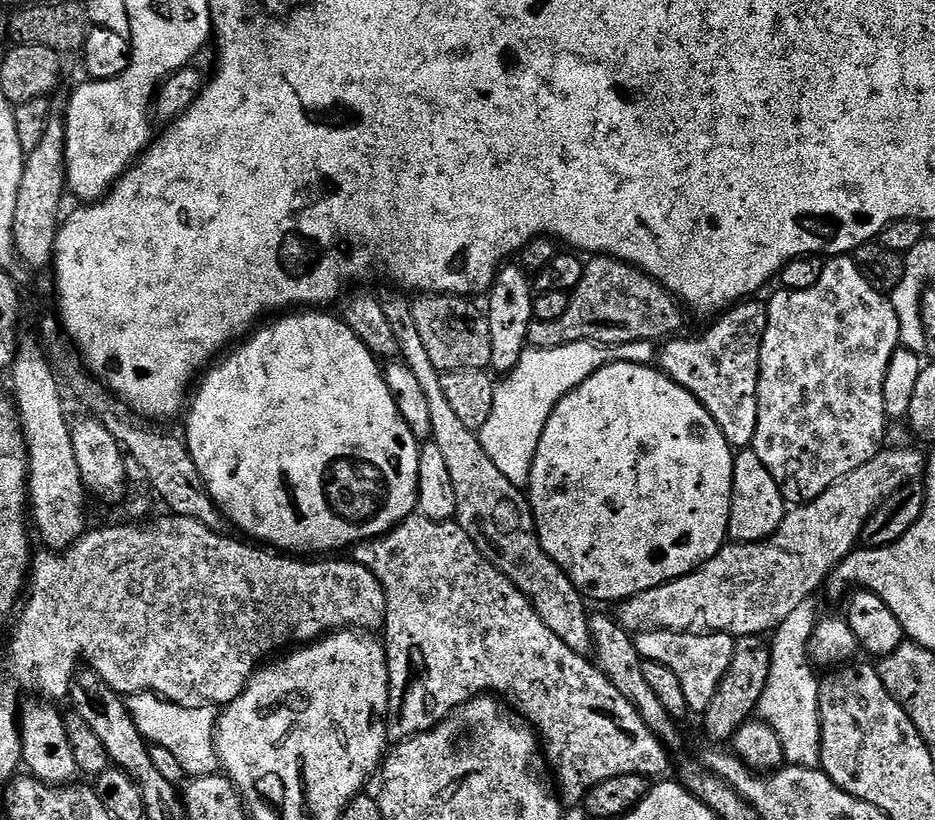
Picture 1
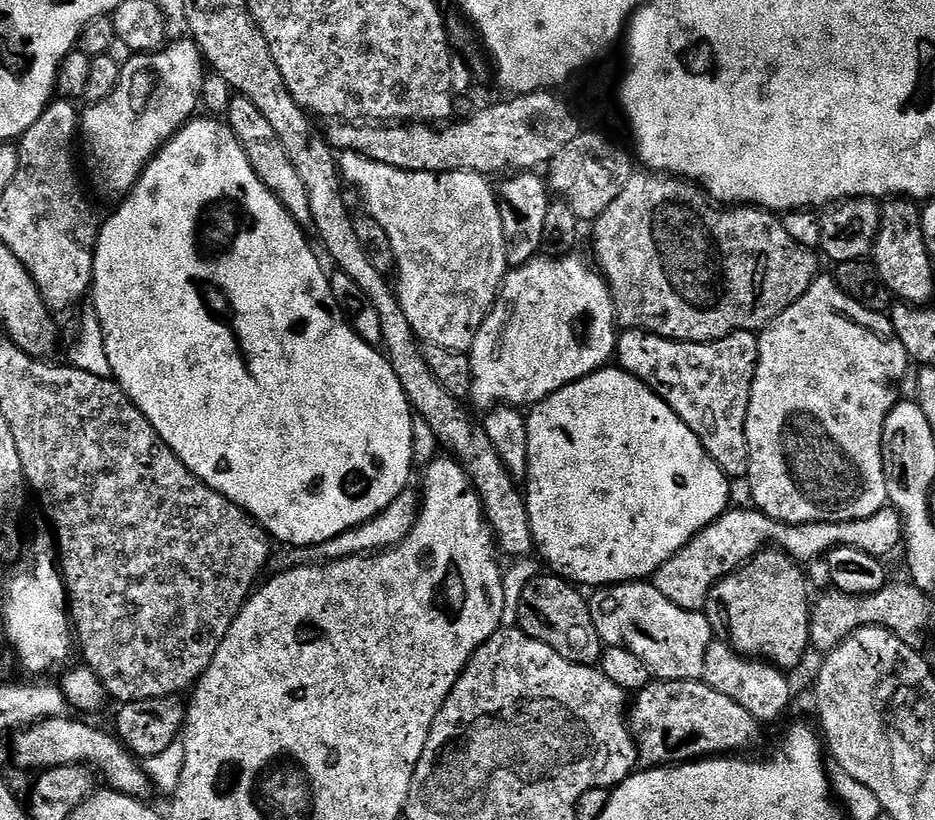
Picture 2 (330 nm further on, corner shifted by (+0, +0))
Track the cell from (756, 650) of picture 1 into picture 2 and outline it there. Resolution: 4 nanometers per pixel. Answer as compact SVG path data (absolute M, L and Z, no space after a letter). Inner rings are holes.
M769 546L752 559L745 561L735 572L722 578L710 590L706 605L706 615L713 633L723 638L733 650L743 656L765 661L781 670L798 667L804 651L809 651L810 648L808 643L810 596L808 600L808 584L804 581L804 572L800 568L803 567L797 561Z

